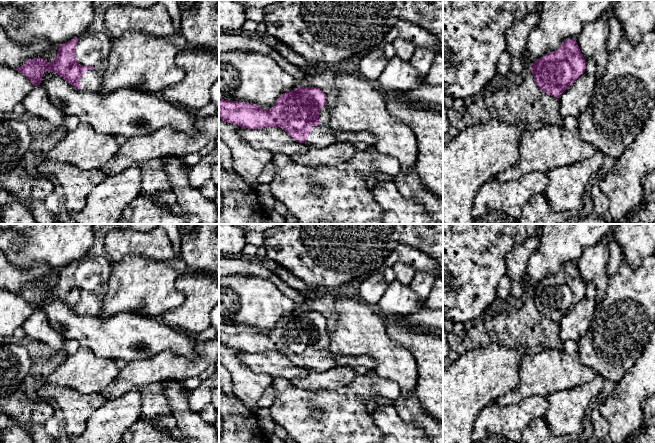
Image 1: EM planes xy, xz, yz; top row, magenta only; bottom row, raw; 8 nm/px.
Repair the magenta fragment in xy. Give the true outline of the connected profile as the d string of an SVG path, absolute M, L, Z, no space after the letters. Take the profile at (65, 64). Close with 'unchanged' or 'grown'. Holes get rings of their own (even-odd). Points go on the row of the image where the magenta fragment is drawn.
M71 39L58 46L57 56L51 62L38 57L25 61L15 70L25 75L34 86L40 85L45 71L52 71L76 89L98 91L107 65L102 64L100 67L80 65L75 57L78 39Z; grown

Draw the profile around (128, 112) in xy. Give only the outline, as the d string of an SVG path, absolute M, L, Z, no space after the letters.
M45 71L40 86L62 114L77 117L97 133L138 137L168 126L194 136L195 115L168 100L131 88L121 88L102 96L99 91L76 89L60 75Z

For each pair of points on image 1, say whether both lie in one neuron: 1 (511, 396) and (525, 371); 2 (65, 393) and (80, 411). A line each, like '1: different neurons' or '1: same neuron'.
1: same neuron
2: same neuron

